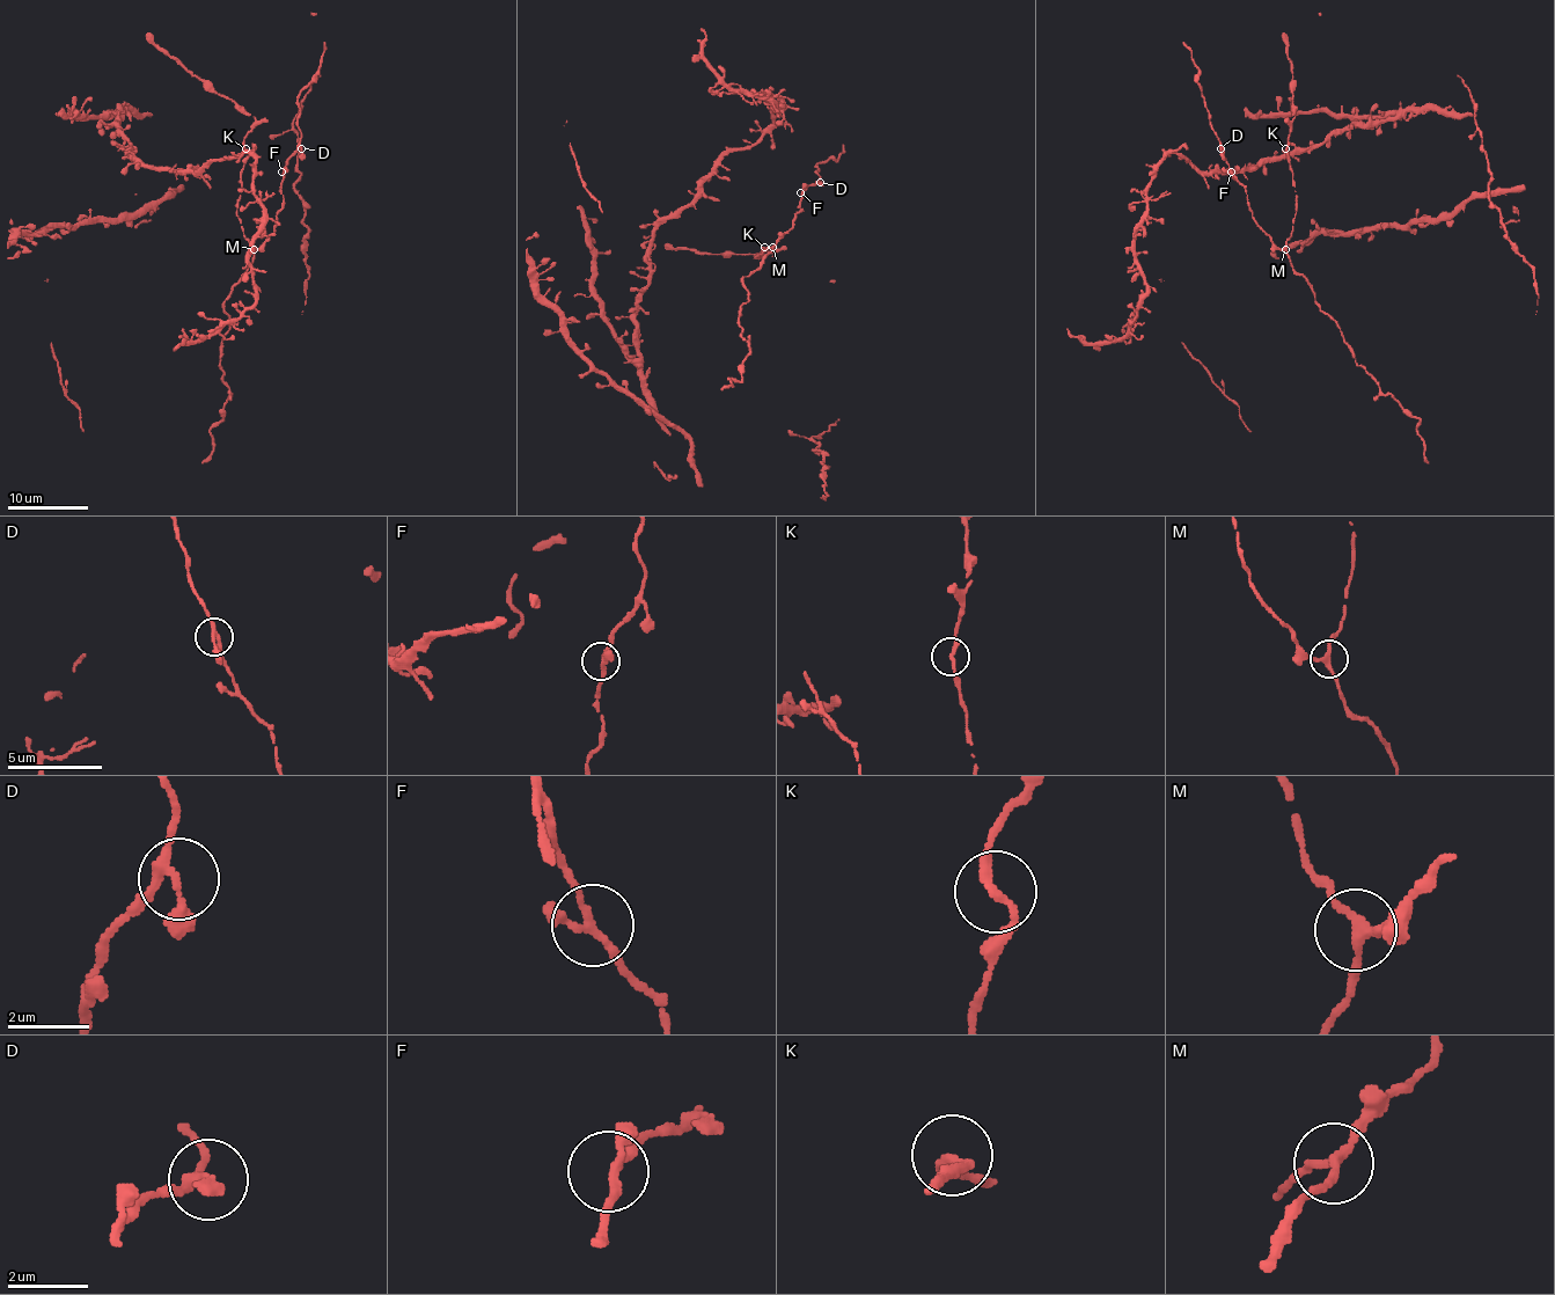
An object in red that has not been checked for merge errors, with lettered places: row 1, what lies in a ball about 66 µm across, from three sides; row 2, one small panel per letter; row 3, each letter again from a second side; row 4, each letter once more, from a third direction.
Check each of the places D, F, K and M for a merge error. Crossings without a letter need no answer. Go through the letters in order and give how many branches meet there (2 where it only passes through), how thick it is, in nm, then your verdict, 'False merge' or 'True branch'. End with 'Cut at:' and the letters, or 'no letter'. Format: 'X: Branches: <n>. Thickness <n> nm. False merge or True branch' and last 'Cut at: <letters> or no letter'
D: Branches: 3. Thickness 200 nm. True branch
F: Branches: 3. Thickness 180 nm. True branch
K: Branches: 2. Thickness 190 nm. True branch
M: Branches: 3. Thickness 200 nm. True branch
Cut at: no letter

